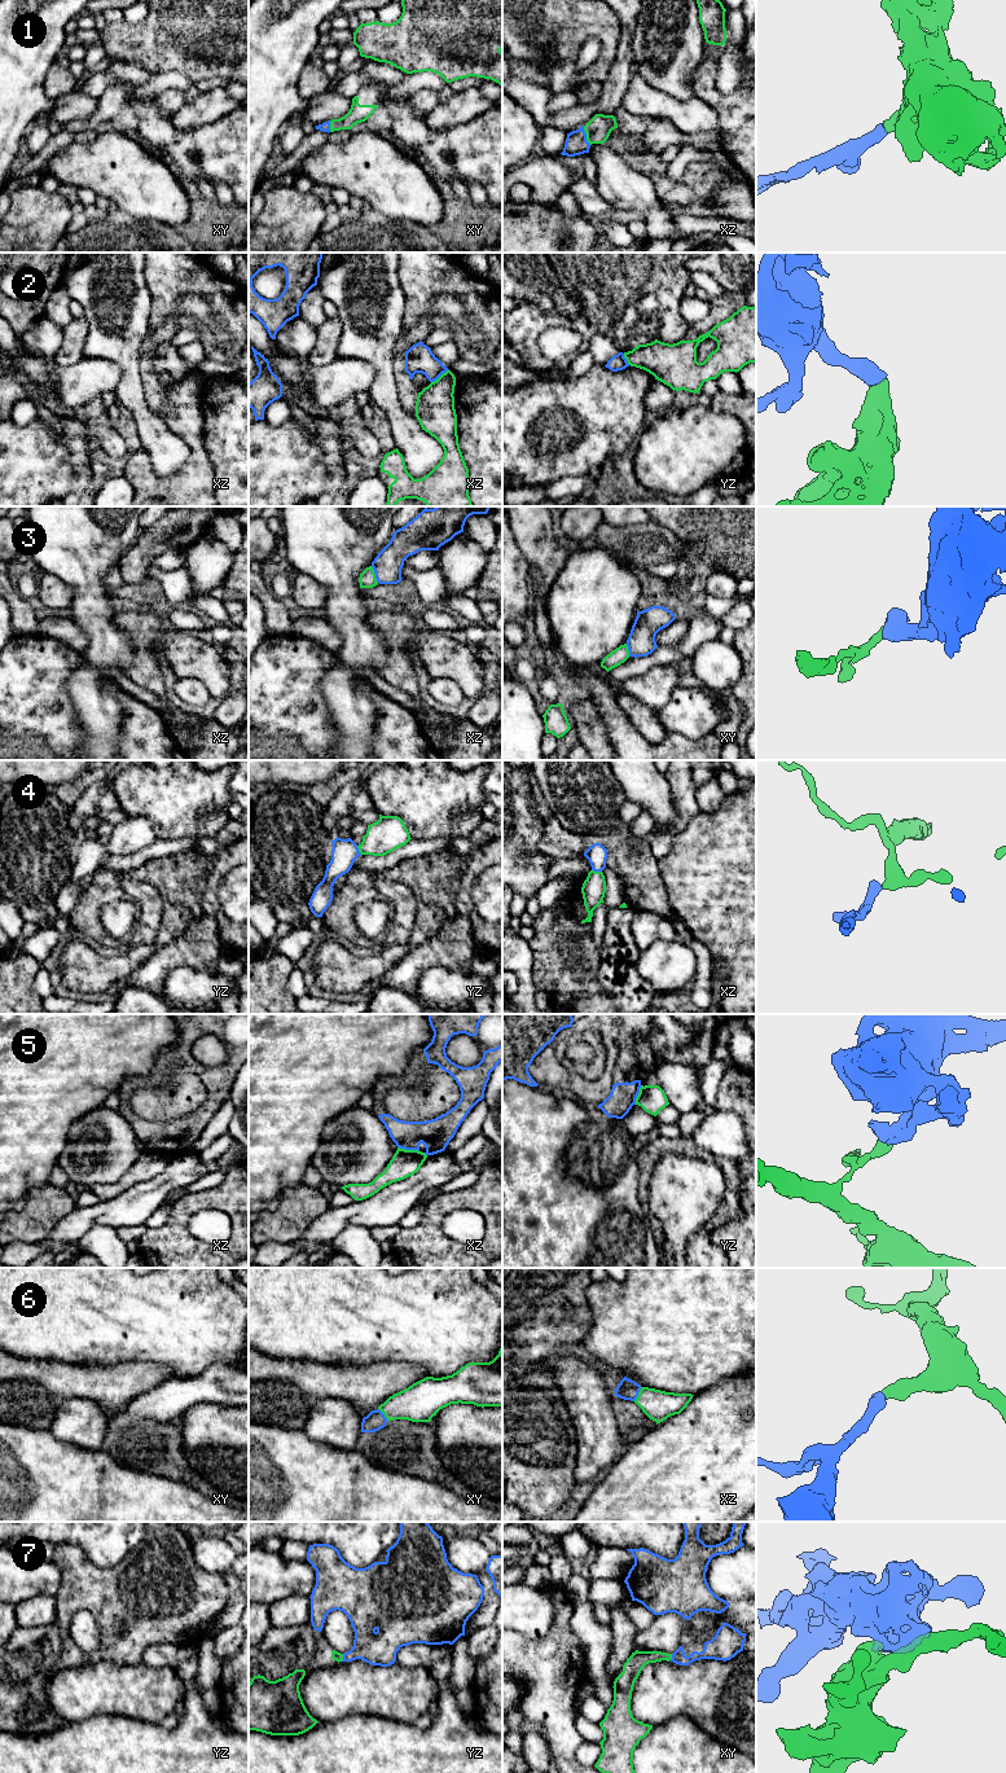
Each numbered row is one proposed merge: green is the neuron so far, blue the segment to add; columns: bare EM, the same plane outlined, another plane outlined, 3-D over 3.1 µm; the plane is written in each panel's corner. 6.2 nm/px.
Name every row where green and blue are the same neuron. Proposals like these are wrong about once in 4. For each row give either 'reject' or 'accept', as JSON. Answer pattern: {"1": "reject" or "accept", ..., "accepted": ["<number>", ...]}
{"1": "accept", "2": "reject", "3": "reject", "4": "accept", "5": "reject", "6": "accept", "7": "accept", "accepted": ["1", "4", "6", "7"]}

